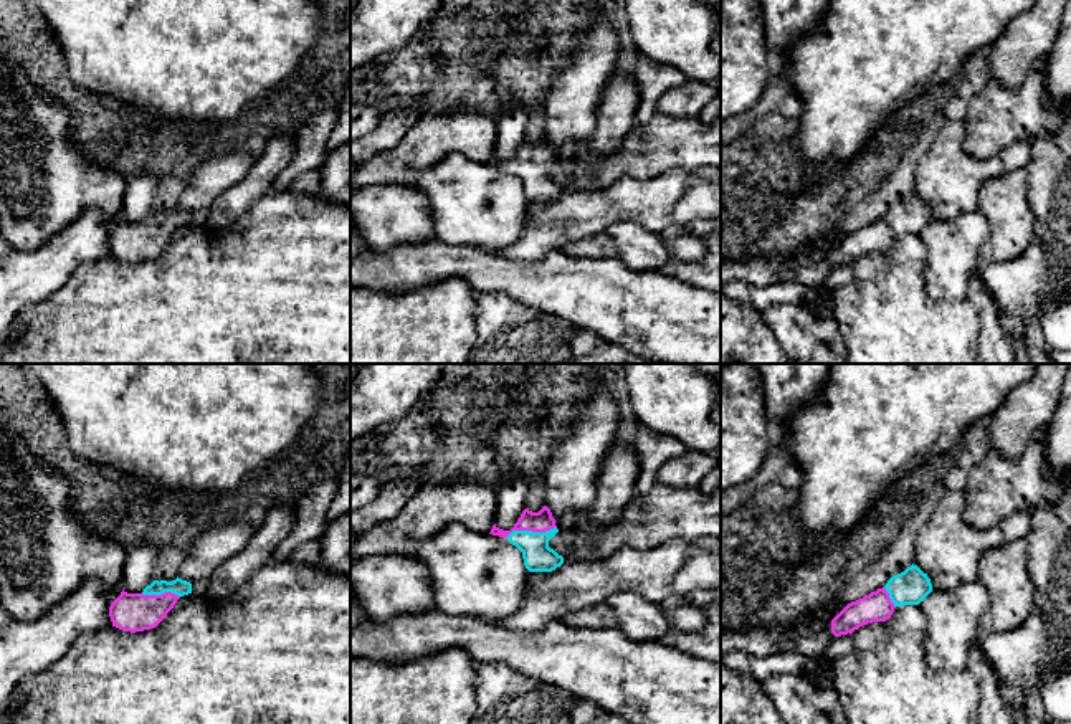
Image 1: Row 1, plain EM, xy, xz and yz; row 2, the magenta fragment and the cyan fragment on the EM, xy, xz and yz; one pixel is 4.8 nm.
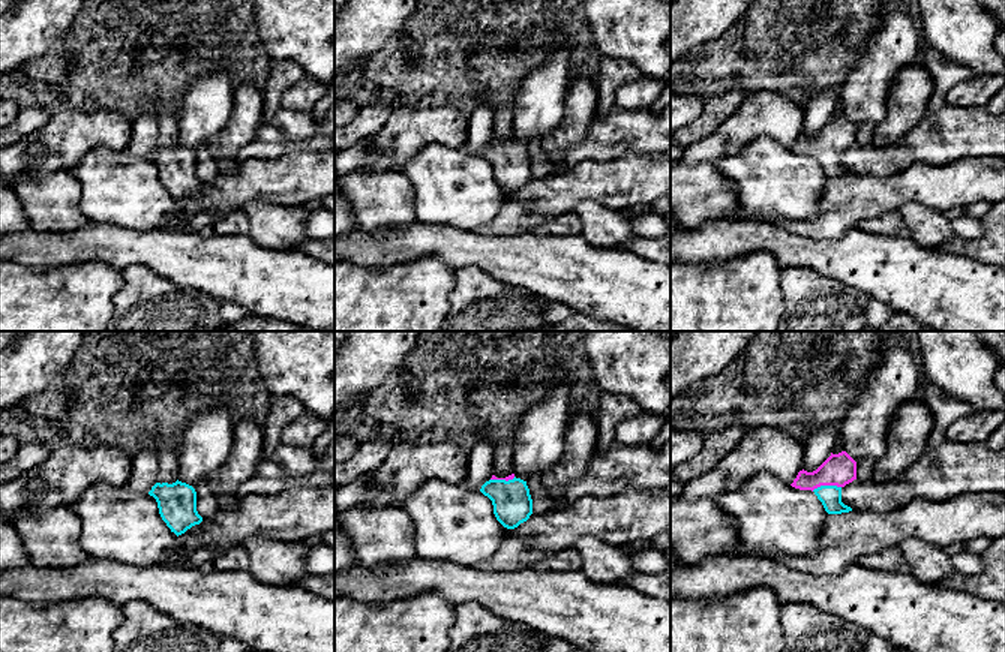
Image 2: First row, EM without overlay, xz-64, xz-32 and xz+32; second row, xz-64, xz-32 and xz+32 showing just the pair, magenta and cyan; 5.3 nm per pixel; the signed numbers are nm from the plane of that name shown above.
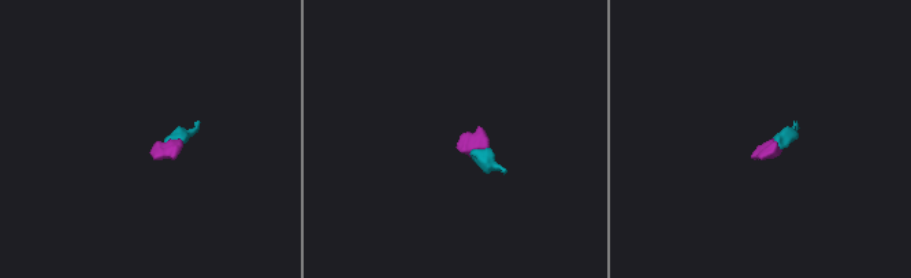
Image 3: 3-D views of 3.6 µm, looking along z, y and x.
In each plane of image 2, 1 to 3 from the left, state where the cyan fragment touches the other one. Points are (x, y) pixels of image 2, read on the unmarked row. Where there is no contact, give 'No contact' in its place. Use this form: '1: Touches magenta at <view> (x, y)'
1: No contact
2: Touches magenta at xz-32 (503, 143)
3: Touches magenta at xz+32 (825, 149)

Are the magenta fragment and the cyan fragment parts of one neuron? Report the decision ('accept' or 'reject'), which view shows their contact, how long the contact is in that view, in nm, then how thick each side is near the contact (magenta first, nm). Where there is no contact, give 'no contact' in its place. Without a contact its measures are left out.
accept; meets magenta in xz; contact 260 nm long; 100 nm thick on the magenta side, 150 nm on the other

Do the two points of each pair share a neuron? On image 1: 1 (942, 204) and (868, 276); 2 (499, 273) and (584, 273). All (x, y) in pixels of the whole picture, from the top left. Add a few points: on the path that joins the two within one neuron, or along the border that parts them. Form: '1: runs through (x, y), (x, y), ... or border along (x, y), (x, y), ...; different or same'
1: border along (971, 210), (952, 219), (932, 220); different
2: runs through (521, 276), (562, 276); same

